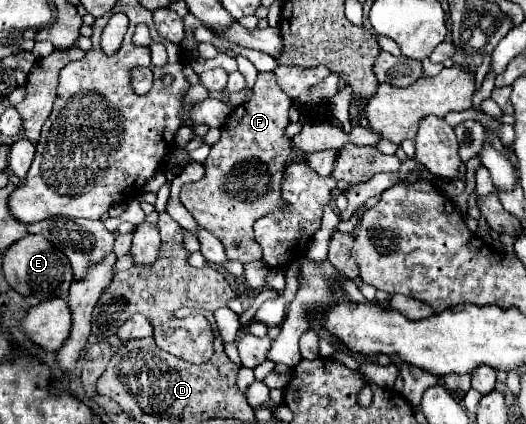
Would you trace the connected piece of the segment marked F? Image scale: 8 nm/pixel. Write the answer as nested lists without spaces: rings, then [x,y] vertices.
[[[259,73],[253,87],[253,99],[235,107],[221,127],[221,139],[211,147],[203,163],[205,177],[181,187],[181,203],[203,229],[219,237],[231,261],[259,261],[261,249],[253,237],[253,223],[269,213],[289,209],[281,197],[283,171],[293,153],[291,137],[285,135],[289,107],[291,99],[279,89],[275,73]]]

